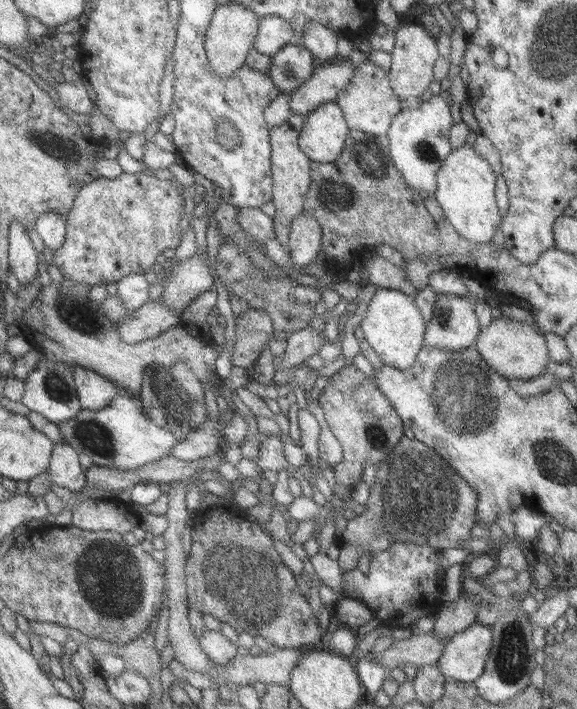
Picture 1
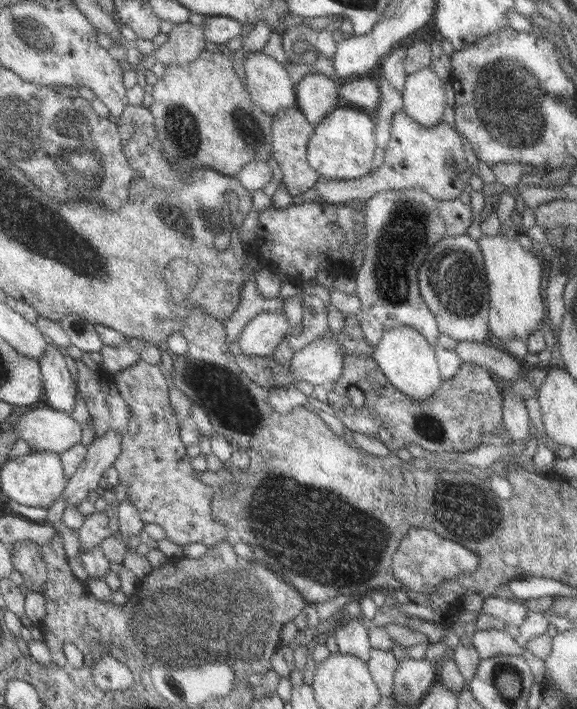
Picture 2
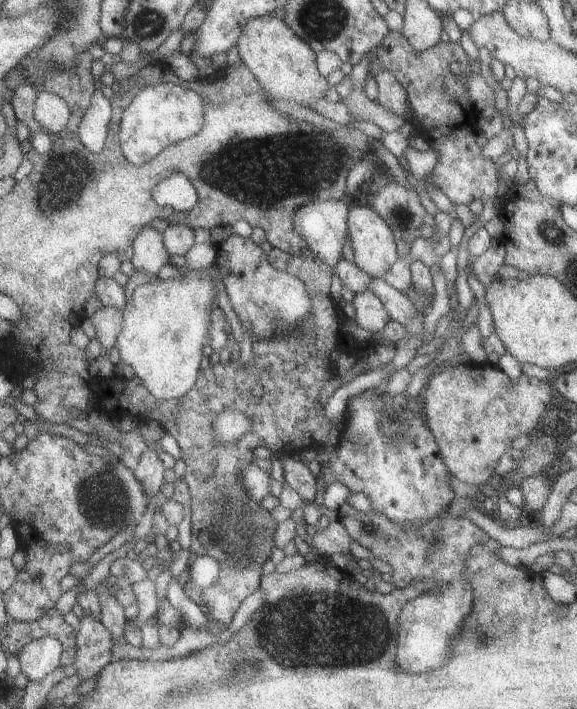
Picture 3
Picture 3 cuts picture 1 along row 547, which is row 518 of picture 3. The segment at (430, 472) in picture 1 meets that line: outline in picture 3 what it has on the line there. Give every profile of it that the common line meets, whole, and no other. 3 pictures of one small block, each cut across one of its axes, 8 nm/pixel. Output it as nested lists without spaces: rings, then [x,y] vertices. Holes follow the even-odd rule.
[[[346,502],[337,509],[337,514],[338,521],[350,538],[391,568],[391,580],[396,588],[404,587],[413,580],[430,583],[423,594],[408,600],[399,611],[396,620],[395,670],[417,674],[441,666],[445,662],[447,642],[459,634],[459,626],[471,610],[471,588],[461,576],[467,552],[475,544],[485,544],[488,536],[471,520],[465,517],[453,518],[447,511],[411,528],[401,528],[375,510],[359,512]]]

